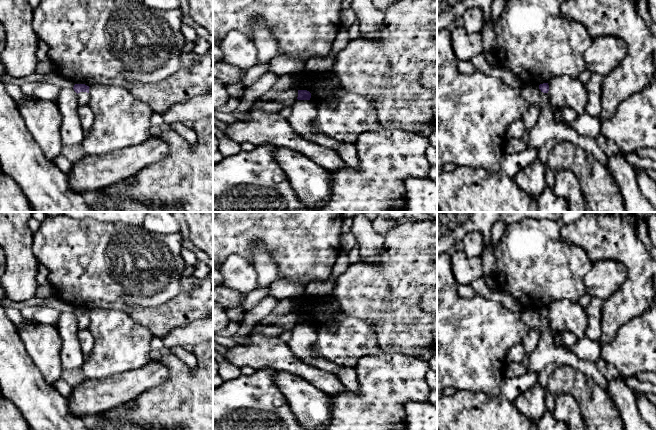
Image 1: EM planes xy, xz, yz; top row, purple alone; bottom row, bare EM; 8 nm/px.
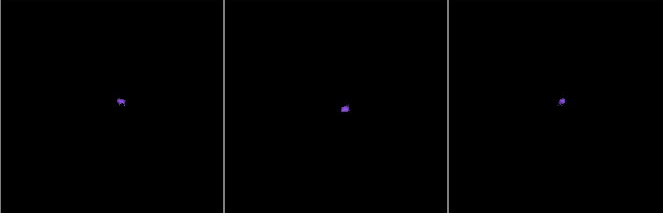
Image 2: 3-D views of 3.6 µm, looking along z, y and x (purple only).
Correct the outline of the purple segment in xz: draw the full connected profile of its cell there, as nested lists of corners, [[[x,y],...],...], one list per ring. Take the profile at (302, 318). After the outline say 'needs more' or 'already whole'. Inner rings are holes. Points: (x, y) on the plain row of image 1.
[[[298,314],[297,324],[291,331],[291,338],[287,342],[288,346],[293,354],[305,364],[335,374],[341,367],[319,357],[311,350],[316,340],[316,329],[310,322],[309,315]]]; needs more

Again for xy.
[[[85,308],[74,309],[73,313],[77,317],[79,329],[88,329],[90,324],[89,312],[90,311]]]; needs more

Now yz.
[[[557,300],[548,307],[540,308],[539,313],[548,319],[549,325],[557,333],[569,331],[575,334],[578,339],[585,337],[587,316],[585,309],[578,303]]]; needs more

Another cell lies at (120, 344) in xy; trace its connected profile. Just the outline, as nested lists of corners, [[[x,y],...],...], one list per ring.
[[[92,309],[89,312],[88,330],[94,339],[94,347],[81,367],[86,379],[99,379],[136,370],[152,361],[150,341],[153,334],[135,322],[127,313],[113,309]]]

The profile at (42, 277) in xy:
[[[39,264],[39,271],[36,276],[38,286],[44,285],[48,282],[48,270],[43,264]]]

